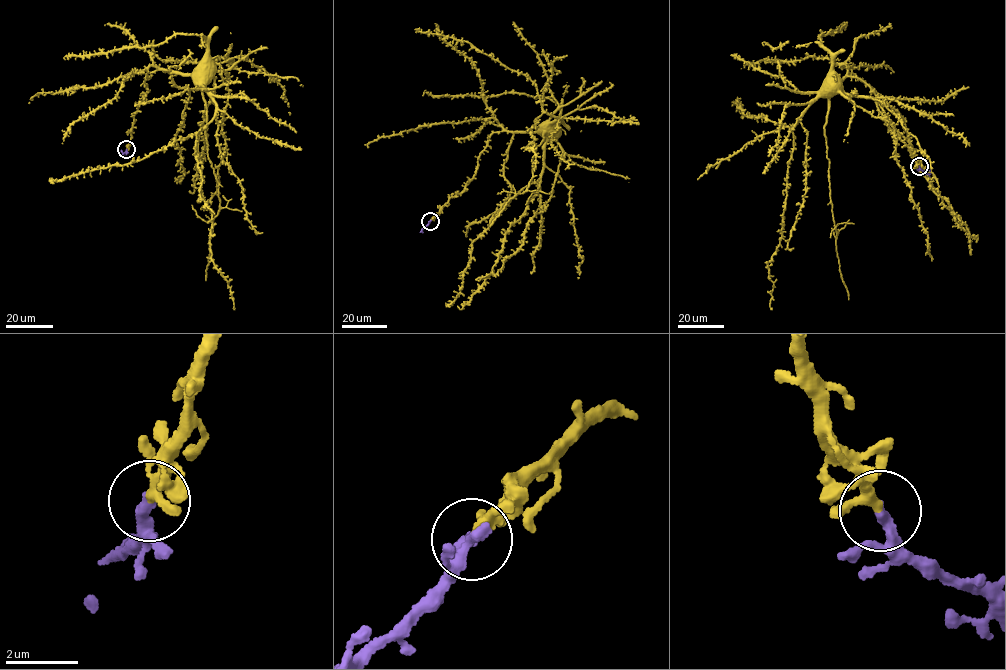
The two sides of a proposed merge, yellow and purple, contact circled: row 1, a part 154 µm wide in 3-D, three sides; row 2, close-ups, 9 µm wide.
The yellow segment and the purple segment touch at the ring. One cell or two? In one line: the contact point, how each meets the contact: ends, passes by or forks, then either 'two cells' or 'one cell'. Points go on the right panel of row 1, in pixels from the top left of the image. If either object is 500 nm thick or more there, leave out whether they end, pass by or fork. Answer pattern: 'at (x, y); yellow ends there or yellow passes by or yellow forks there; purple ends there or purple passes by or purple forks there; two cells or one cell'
at (919, 166); yellow passes by; purple ends there; one cell

